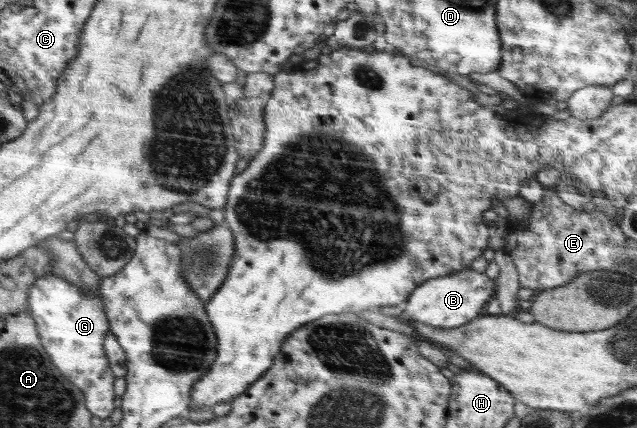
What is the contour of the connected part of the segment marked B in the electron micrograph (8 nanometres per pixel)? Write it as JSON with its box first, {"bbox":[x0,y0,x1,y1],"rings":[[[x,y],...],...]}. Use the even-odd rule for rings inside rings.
{"bbox":[401,269,495,328],"rings":[[[473,269],[453,272],[453,274],[447,274],[447,276],[439,276],[439,278],[427,280],[427,282],[423,282],[423,284],[420,284],[415,288],[415,290],[407,297],[405,304],[402,305],[404,311],[401,316],[403,316],[403,318],[406,317],[407,320],[412,319],[413,321],[436,328],[458,328],[458,326],[468,324],[482,315],[483,307],[494,296],[495,286],[495,280],[487,277],[483,272]]]}

